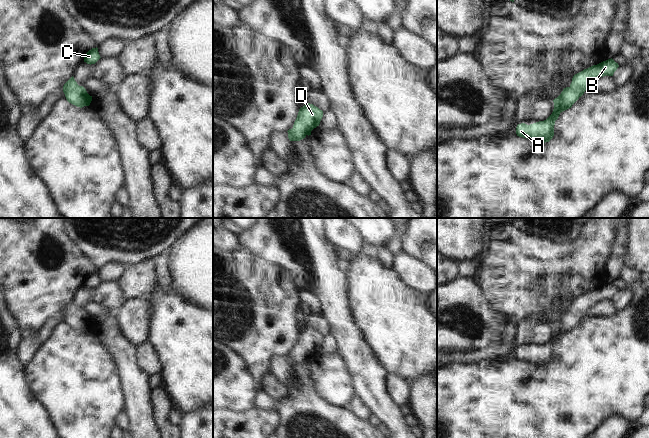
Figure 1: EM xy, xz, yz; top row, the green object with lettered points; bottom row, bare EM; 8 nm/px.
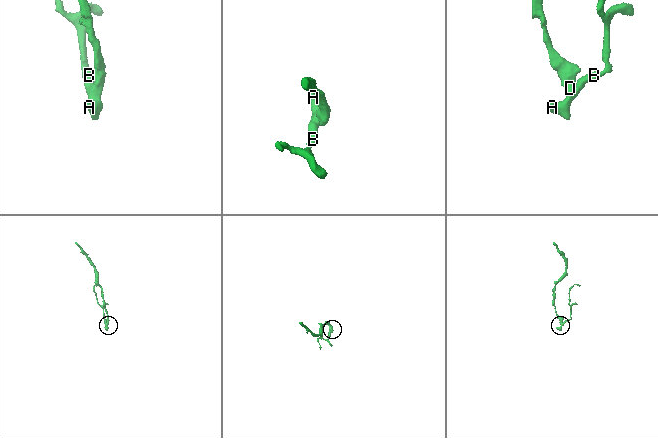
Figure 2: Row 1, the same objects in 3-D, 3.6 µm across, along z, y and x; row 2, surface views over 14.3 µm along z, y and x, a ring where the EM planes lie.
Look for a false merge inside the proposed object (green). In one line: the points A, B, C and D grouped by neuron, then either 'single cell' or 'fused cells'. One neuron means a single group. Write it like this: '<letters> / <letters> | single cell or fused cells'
A B C D | single cell

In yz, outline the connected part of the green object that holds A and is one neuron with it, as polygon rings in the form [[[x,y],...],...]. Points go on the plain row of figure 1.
[[[611,282],[575,298],[570,310],[564,312],[561,318],[553,324],[552,338],[544,345],[530,349],[518,348],[516,351],[517,360],[542,367],[549,366],[554,360],[555,345],[560,337],[571,332],[584,316],[588,315],[588,310],[594,304],[606,299],[613,300],[618,291],[618,287]]]

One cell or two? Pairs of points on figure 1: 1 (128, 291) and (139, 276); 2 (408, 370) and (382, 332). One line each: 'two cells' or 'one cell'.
1: one cell
2: one cell

